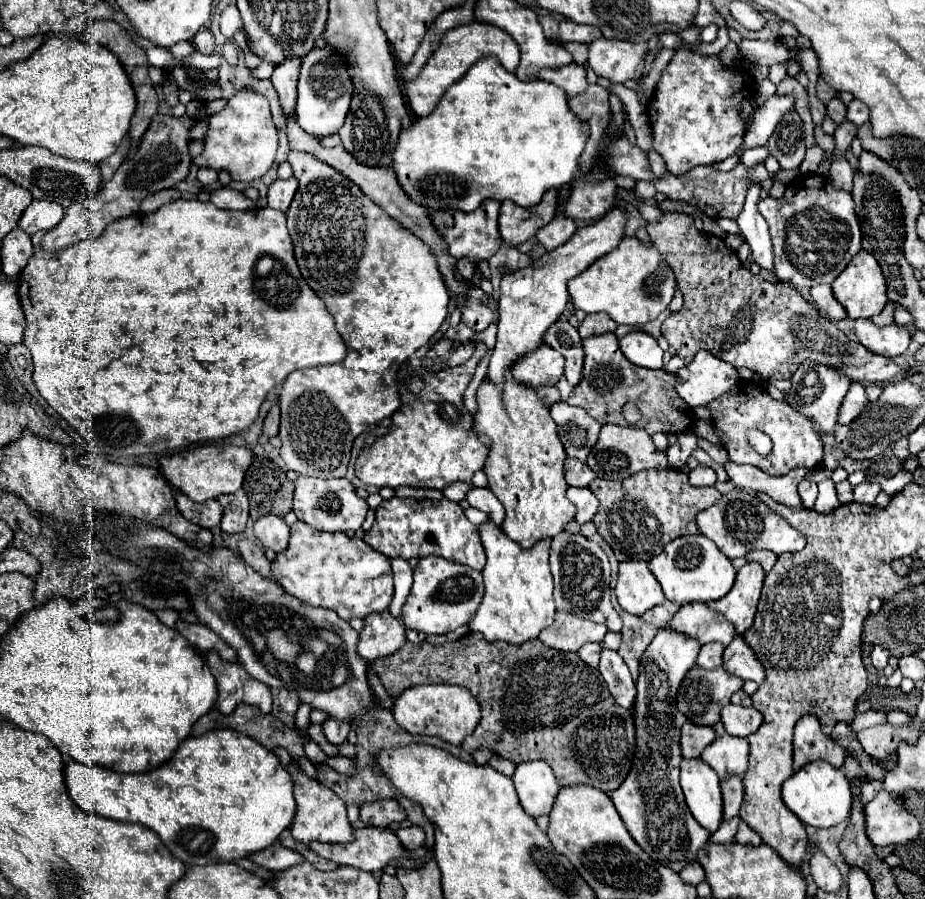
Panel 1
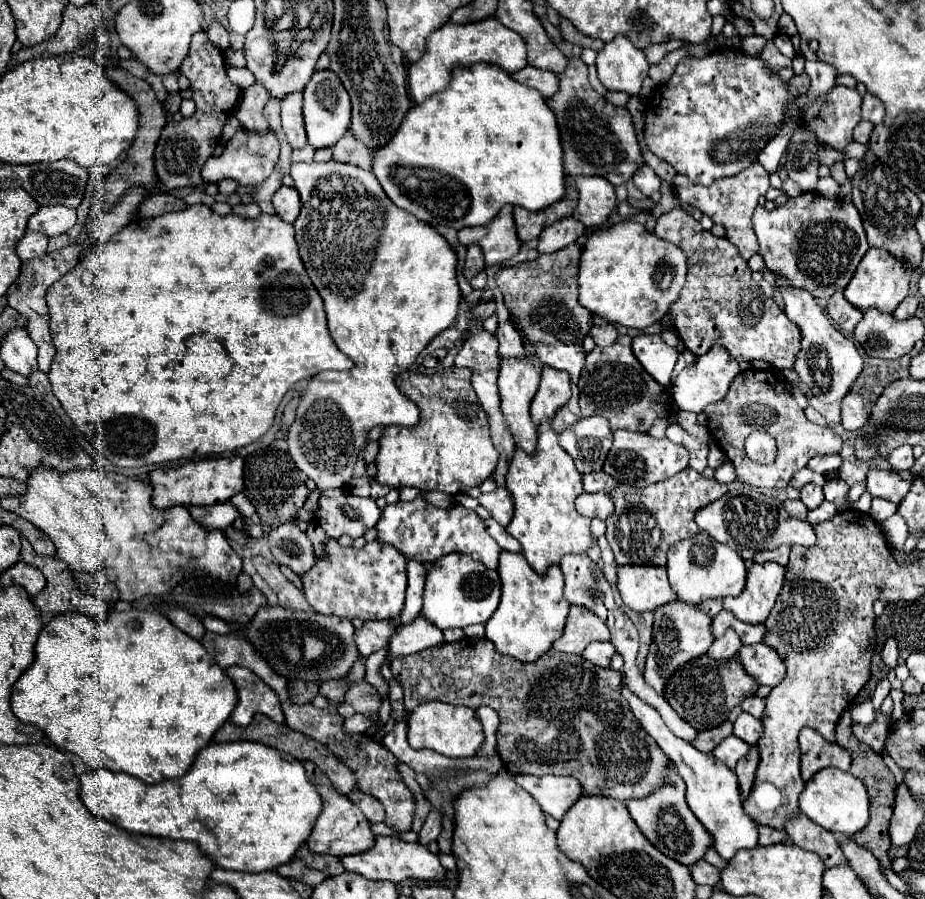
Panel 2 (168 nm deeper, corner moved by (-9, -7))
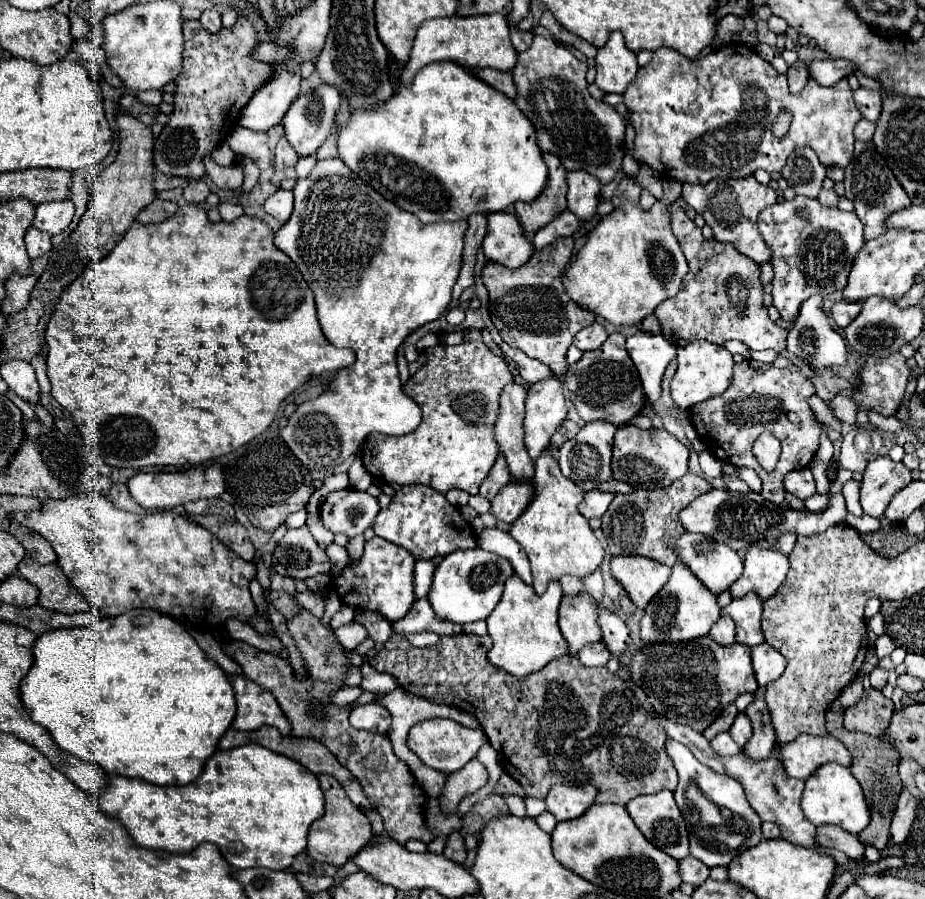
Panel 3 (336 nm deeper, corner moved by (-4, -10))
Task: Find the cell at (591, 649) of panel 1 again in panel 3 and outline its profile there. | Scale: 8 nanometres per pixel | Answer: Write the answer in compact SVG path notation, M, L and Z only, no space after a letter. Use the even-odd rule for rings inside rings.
M596 642L596 644L588 644L584 646L580 652L578 652L578 660L584 664L584 666L604 666L608 660L610 660L610 650L602 644L602 642Z

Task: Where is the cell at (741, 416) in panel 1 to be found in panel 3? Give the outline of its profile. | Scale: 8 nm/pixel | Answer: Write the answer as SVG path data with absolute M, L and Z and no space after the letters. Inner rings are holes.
M778 354L778 358L770 364L748 358L740 364L734 364L734 380L724 394L714 396L712 400L704 400L702 404L694 404L694 408L688 412L700 440L708 450L712 450L716 458L740 468L756 470L762 480L762 498L774 504L782 504L786 494L782 478L794 468L806 468L820 446L818 440L822 434L822 424L808 406L808 398L812 394L812 380L782 354ZM788 412L798 414L800 424L792 424L788 420ZM764 430L772 432L782 444L778 466L772 472L762 470L762 466L752 456L752 444Z

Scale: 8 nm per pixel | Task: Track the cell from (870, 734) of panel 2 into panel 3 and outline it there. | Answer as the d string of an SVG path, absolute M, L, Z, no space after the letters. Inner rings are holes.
M870 688L858 704L844 710L844 728L852 732L866 732L880 736L886 732L890 718L894 714L894 702L890 698L884 698L880 690Z

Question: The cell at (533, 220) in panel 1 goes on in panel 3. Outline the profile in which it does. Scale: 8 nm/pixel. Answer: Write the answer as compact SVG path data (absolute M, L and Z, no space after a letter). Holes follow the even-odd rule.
M544 152L544 162L548 166L548 184L542 190L542 196L538 196L534 204L516 204L516 214L526 232L540 230L566 210L566 170L556 156L550 156L550 152Z

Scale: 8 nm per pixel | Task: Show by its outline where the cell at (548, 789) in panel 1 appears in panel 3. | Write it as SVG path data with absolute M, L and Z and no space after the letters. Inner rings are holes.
M556 784L546 796L546 806L556 816L558 822L564 822L564 820L582 816L594 804L596 794L598 794L598 788L594 786Z

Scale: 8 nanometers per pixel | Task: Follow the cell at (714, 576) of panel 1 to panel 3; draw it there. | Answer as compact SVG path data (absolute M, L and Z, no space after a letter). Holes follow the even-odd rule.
M684 534L676 540L678 558L700 578L700 582L714 594L720 594L732 586L742 574L742 560L738 552L718 544L702 534Z

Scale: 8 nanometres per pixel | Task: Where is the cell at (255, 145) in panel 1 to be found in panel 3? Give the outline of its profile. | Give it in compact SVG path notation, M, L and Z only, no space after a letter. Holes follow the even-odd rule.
M206 158L204 160L206 164L206 172L208 176L212 178L212 182L218 186L218 188L226 188L226 190L238 190L244 182L244 170L240 164L232 164L228 168L222 168L218 166L212 158Z

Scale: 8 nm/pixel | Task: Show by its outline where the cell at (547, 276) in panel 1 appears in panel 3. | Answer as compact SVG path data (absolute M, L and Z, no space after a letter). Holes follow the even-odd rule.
M508 384L500 396L500 414L494 426L494 440L498 442L510 476L516 482L530 482L534 476L534 460L524 446L524 400L526 388Z

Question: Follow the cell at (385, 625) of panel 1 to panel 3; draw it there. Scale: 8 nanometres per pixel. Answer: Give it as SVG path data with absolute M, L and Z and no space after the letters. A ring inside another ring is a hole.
M350 622L350 624L344 624L340 628L334 630L334 634L338 636L338 642L346 648L346 650L354 650L364 638L368 638L368 632L366 628L360 624L360 622Z

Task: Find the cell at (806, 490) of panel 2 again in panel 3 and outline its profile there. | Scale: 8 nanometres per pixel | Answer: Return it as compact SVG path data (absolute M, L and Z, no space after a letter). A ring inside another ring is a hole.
M802 468L802 470L788 472L788 476L786 476L786 480L784 480L784 488L786 488L786 492L798 496L800 500L810 498L810 496L816 492L814 478L812 478L810 468Z

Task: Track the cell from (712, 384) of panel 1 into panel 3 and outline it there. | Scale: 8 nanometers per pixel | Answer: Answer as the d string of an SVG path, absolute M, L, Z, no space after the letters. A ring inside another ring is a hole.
M698 340L698 342L690 342L686 346L678 346L676 360L678 360L678 370L670 382L670 392L672 392L674 404L680 406L682 410L688 410L690 406L694 406L702 400L718 396L730 386L734 360L732 360L732 354L720 344Z

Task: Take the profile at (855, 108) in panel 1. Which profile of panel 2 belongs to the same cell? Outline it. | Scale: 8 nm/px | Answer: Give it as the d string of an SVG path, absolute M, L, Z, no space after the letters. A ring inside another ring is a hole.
M867 93L867 95L863 97L863 111L861 111L861 117L863 117L865 121L873 123L873 125L881 123L883 117L885 117L885 107L883 107L883 103L881 103L877 97L873 97L871 93Z

